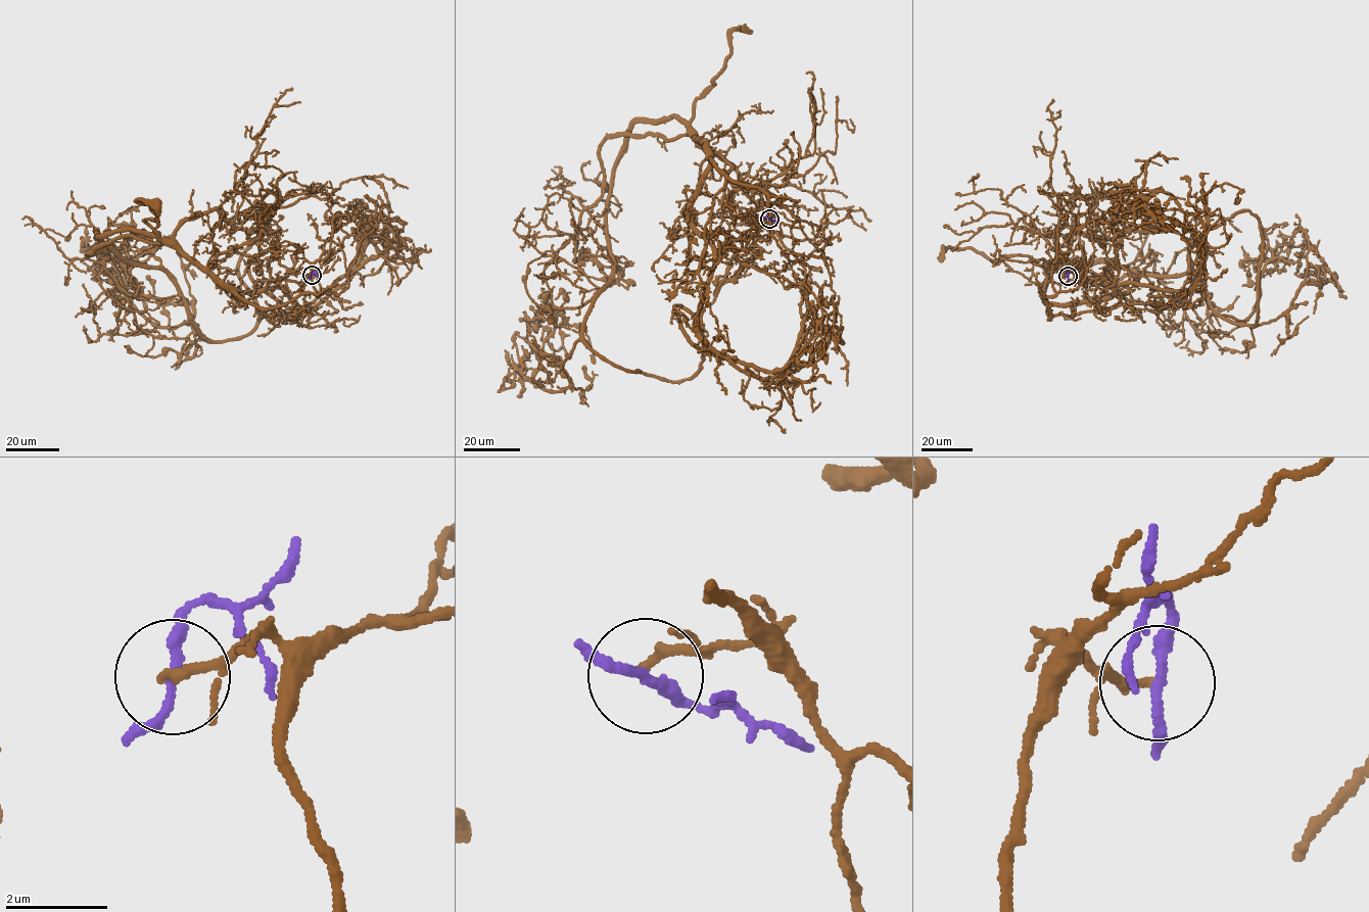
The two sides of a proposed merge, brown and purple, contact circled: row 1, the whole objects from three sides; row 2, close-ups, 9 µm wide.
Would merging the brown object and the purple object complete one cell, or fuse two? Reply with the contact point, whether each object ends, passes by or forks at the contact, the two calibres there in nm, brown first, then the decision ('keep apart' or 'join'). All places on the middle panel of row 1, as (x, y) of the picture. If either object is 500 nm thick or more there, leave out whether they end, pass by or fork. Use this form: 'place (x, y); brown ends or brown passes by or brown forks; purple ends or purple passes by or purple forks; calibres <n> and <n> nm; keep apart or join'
place (769, 219); brown ends; purple passes by; calibres 190 and 200 nm; keep apart

